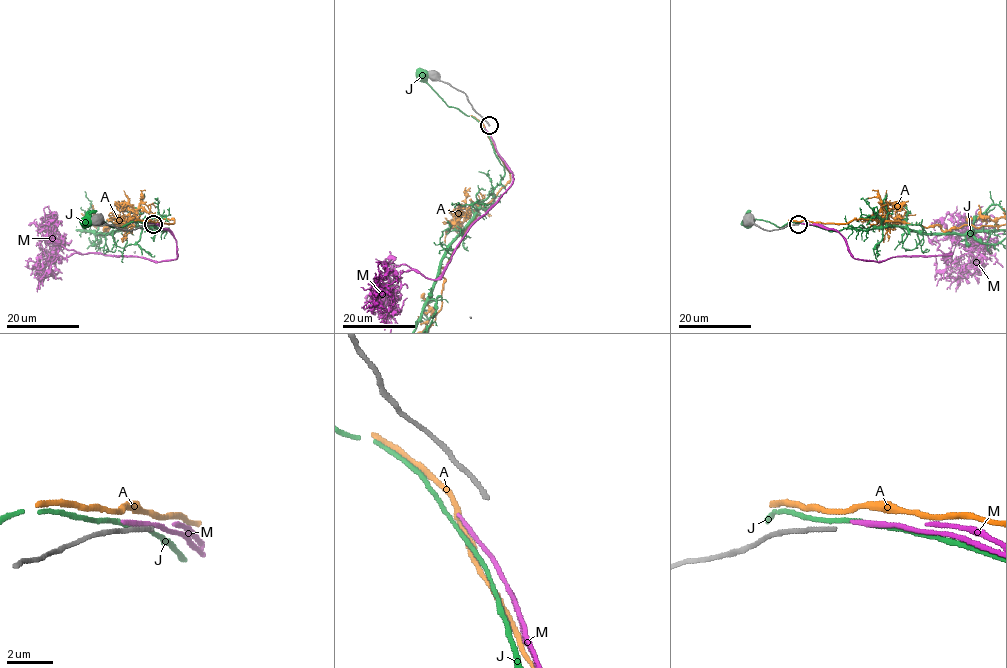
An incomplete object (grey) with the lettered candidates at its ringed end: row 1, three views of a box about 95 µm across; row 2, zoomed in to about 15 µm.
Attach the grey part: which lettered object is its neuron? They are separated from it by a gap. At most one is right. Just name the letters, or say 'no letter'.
no letter

